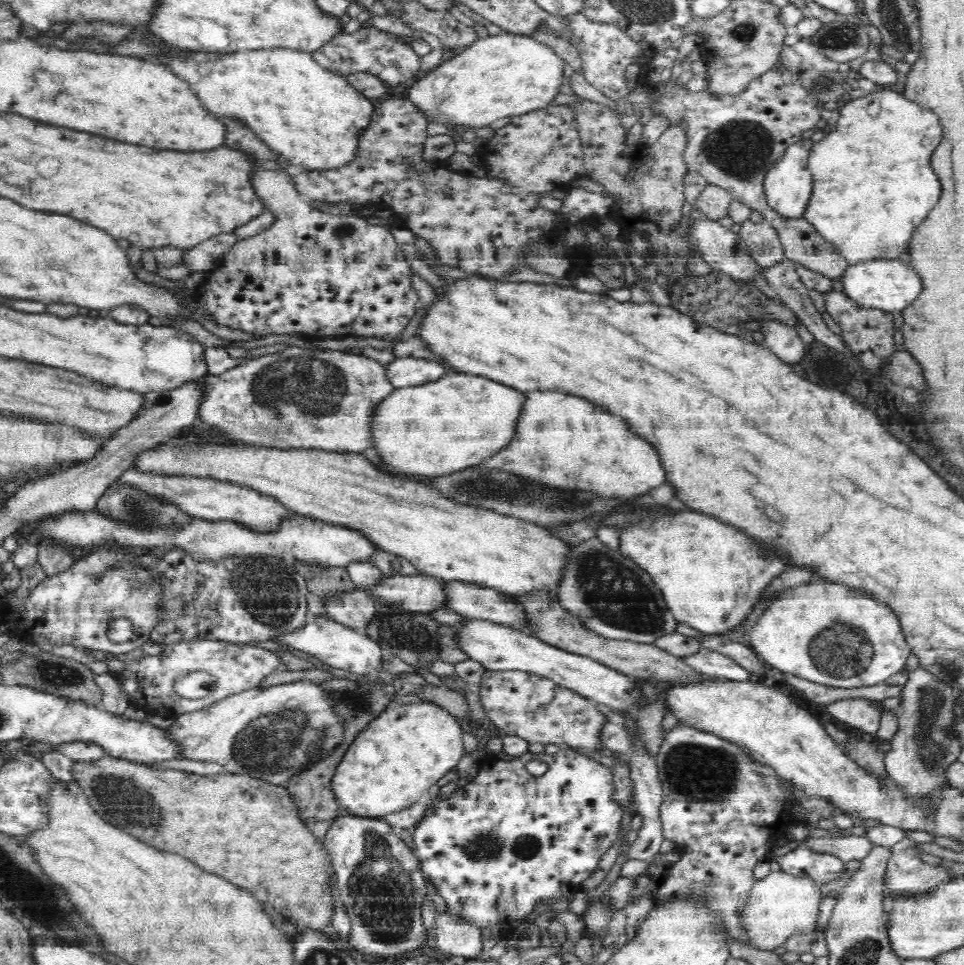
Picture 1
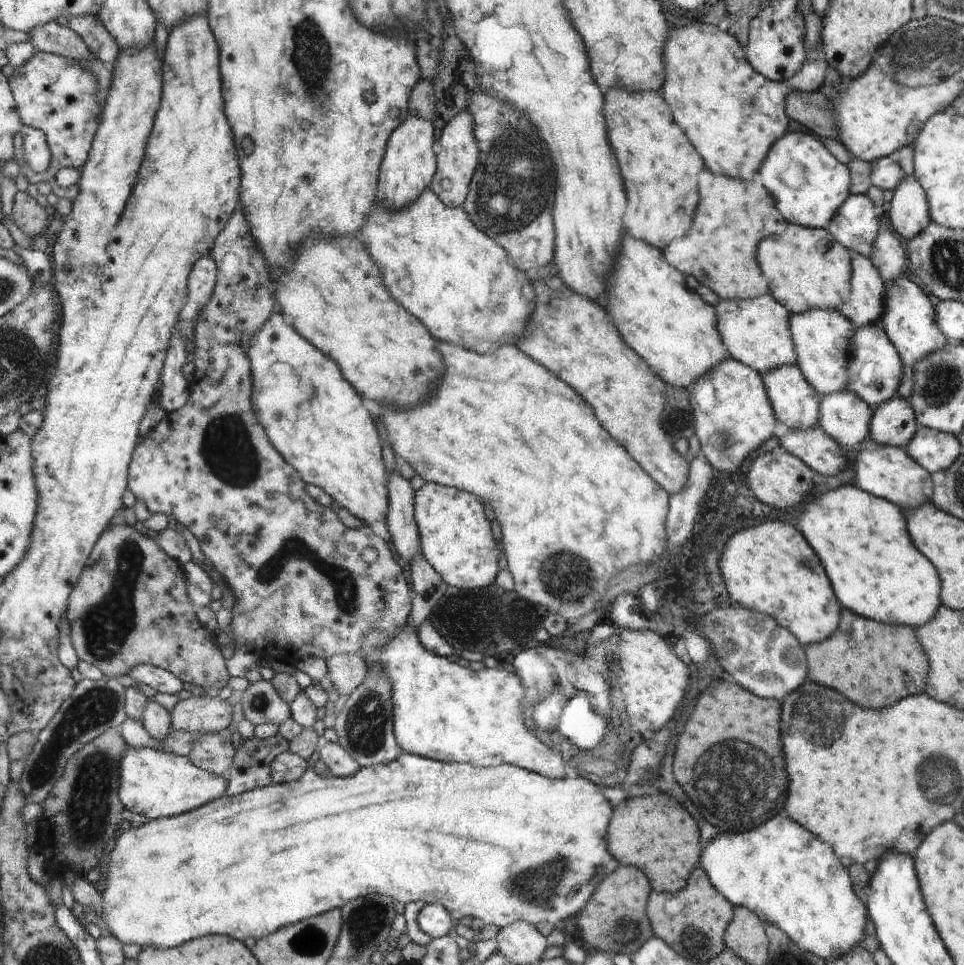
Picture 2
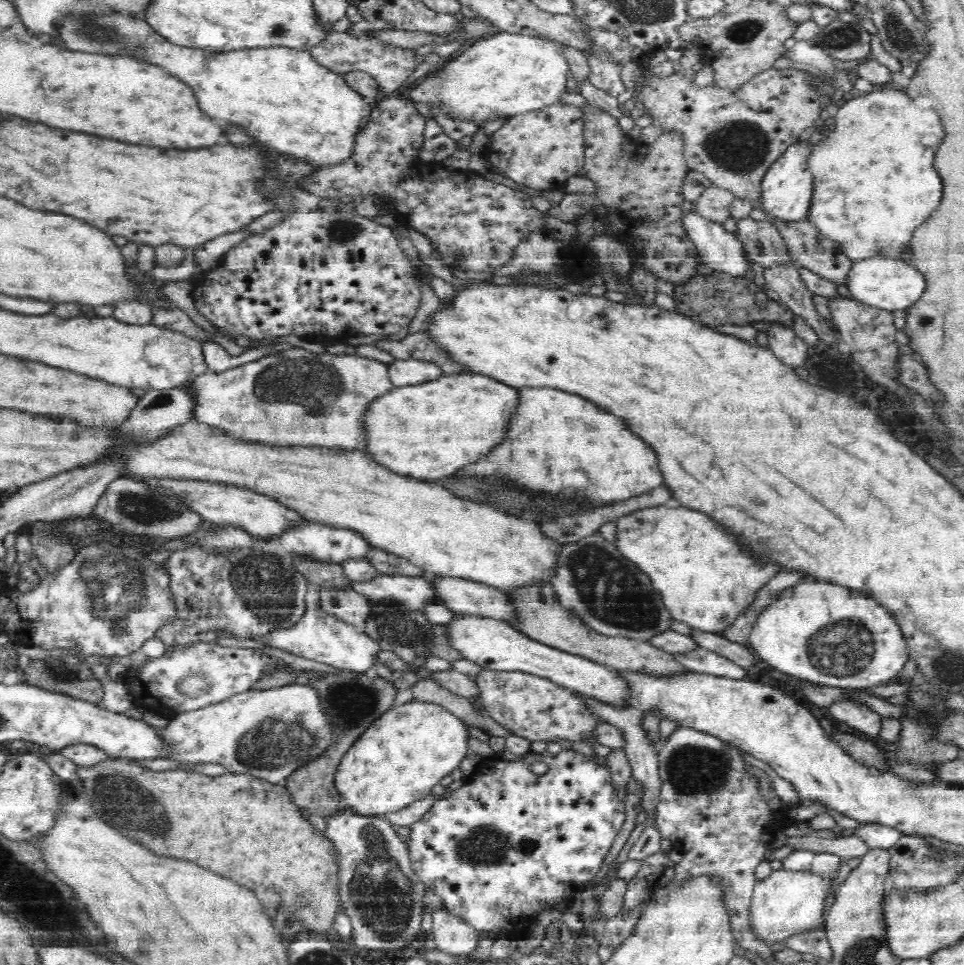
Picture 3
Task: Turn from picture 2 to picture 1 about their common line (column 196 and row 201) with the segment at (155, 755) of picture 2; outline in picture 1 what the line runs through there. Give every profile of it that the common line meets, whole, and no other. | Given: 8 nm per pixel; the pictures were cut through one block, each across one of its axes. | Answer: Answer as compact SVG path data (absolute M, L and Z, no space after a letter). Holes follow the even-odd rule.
M802 139L789 146L776 164L768 170L762 182L766 207L784 219L797 221L804 219L805 210L808 208L813 193L814 175L807 168L812 147L813 142L810 139Z

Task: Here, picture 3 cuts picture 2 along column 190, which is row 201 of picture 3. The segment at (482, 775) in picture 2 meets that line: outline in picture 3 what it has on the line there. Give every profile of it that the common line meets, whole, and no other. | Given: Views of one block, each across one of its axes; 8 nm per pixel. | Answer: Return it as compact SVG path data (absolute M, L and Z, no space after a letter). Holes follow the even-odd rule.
M885 86L883 90L875 90L864 94L855 93L850 102L845 102L844 106L840 106L840 110L835 112L833 122L836 132L824 134L822 140L811 148L811 154L807 160L807 170L814 177L815 188L808 219L819 228L819 231L824 236L839 242L845 255L851 258L851 260L864 260L876 255L901 255L903 252L909 250L906 246L908 246L908 242L911 242L912 232L930 218L930 214L940 206L940 200L942 200L942 194L944 194L942 192L944 190L942 178L940 178L940 174L934 168L936 152L938 152L938 148L940 148L940 144L942 144L942 140L946 136L946 130L944 130L944 124L940 122L938 112L933 108L932 110L928 110L927 103L908 96L903 91L890 89L888 86Z

